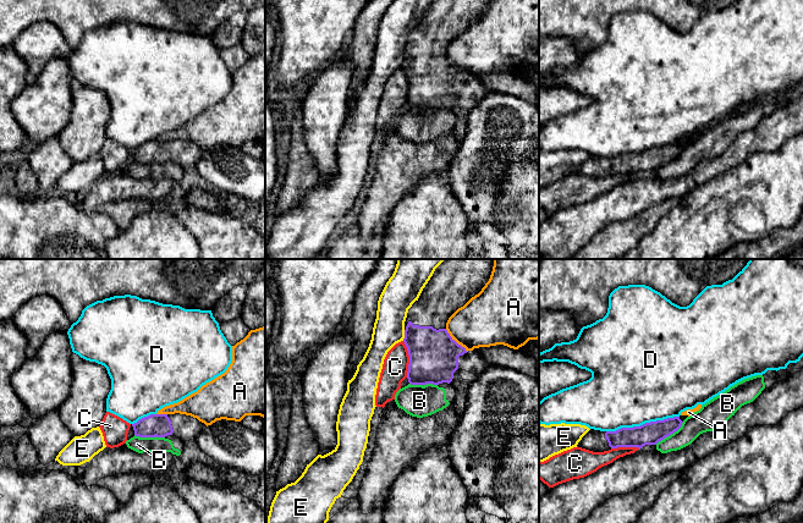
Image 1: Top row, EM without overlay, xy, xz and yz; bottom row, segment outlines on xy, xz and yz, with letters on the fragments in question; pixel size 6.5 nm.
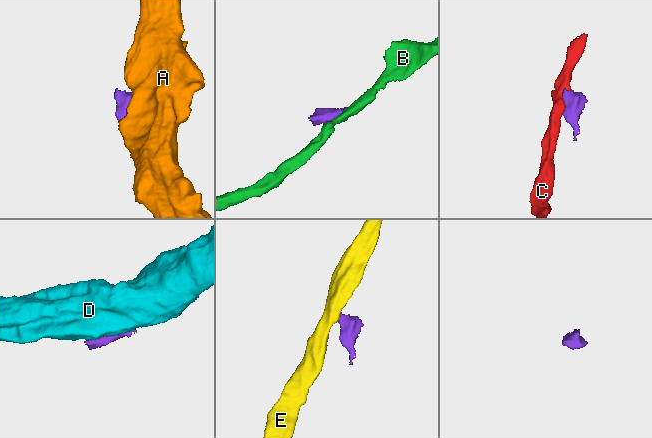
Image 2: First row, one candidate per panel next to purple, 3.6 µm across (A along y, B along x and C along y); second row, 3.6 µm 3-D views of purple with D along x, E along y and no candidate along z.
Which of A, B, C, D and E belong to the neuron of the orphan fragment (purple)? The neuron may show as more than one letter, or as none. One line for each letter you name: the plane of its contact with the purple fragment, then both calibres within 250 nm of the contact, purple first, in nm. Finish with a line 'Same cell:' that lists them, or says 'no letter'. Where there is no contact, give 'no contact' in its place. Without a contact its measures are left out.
Same cell: no letter

